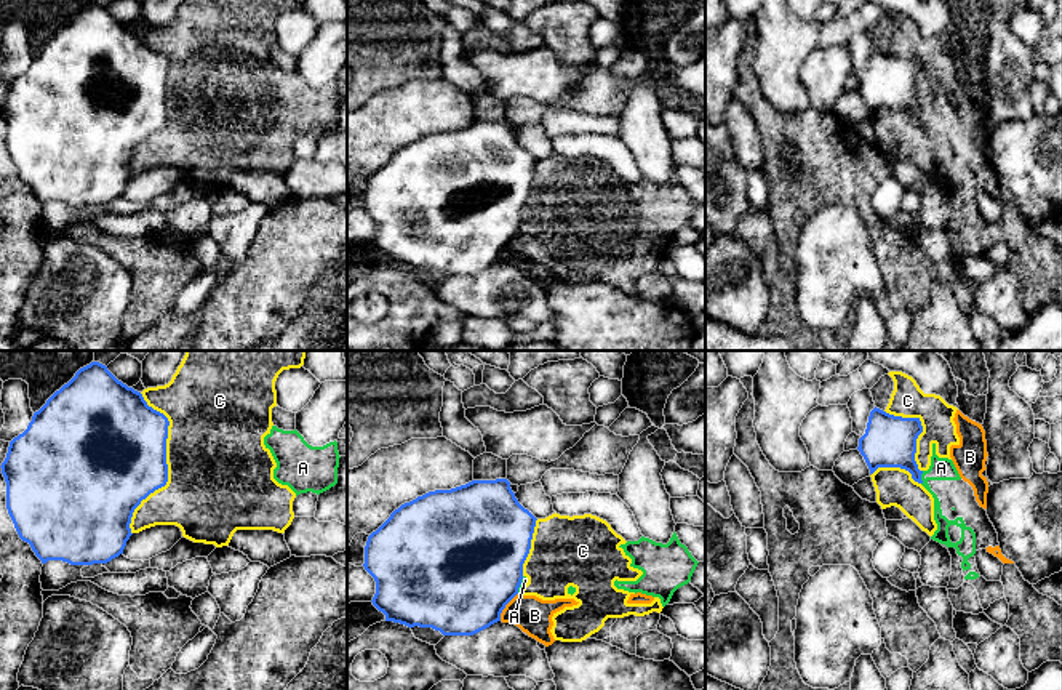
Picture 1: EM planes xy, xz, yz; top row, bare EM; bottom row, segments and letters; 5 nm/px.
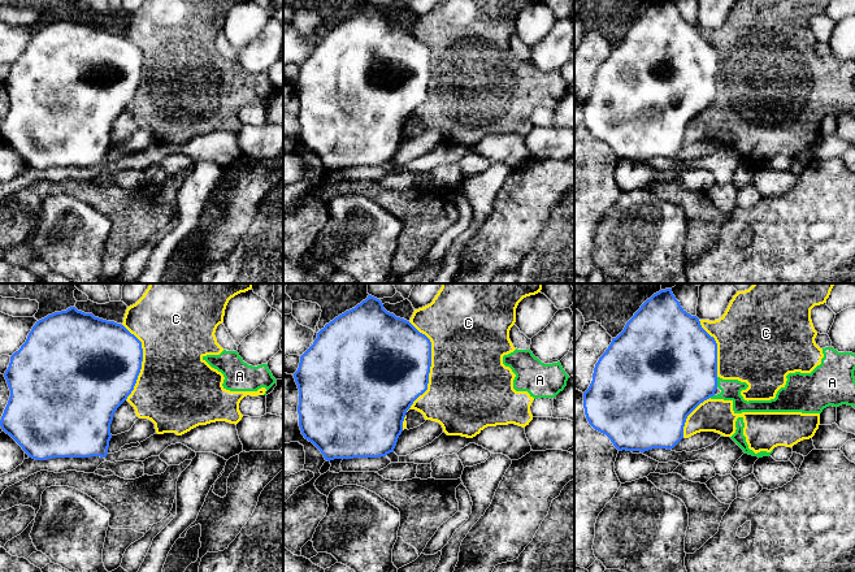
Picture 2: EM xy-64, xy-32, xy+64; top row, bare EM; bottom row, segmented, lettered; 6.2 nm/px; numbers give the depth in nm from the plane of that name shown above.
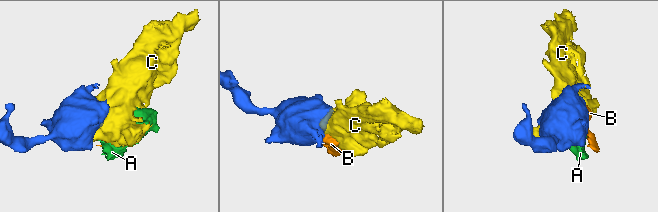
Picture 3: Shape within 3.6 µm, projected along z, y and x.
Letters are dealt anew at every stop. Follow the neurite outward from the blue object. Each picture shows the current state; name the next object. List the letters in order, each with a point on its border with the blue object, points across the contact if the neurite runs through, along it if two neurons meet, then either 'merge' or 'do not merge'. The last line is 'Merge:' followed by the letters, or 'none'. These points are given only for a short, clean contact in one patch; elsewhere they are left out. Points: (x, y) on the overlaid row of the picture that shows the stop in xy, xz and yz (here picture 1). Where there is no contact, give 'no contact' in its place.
A: yz (920, 477) | along yz (923, 471), (922, 484) | do not merge
B: xz (504, 607) | along xz (517, 593), (503, 610), (499, 620) | do not merge
C: xy (167, 465) | do not merge
Merge: none

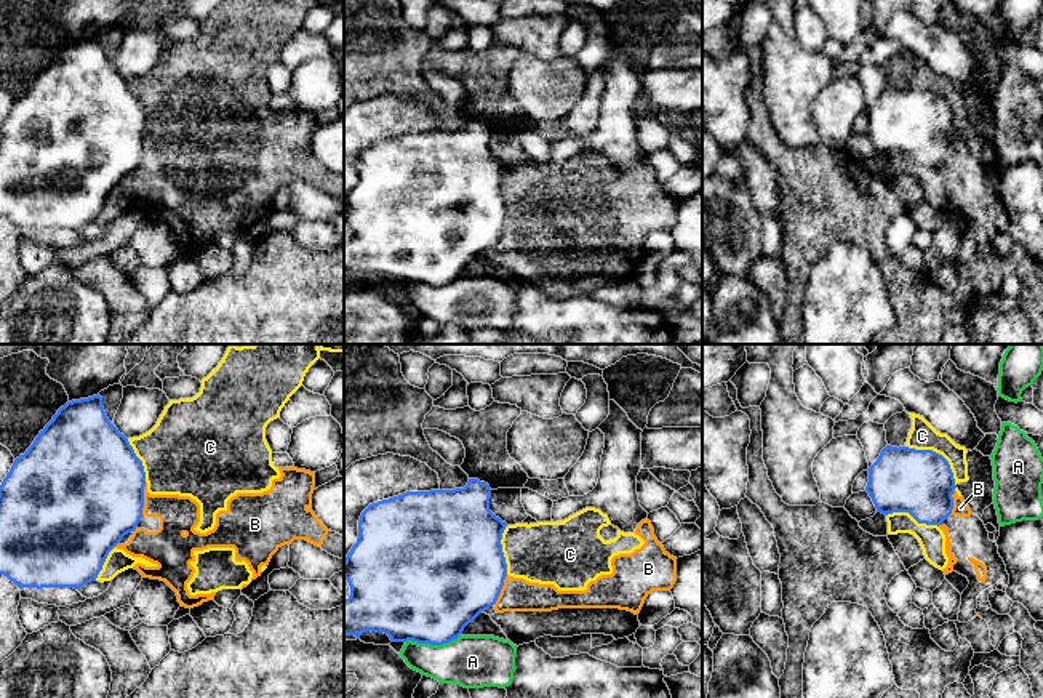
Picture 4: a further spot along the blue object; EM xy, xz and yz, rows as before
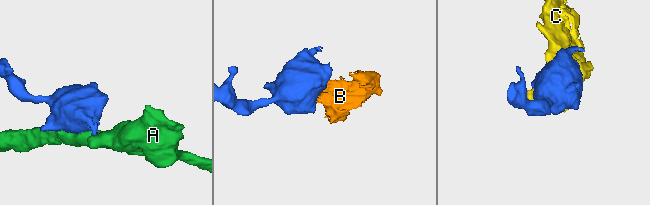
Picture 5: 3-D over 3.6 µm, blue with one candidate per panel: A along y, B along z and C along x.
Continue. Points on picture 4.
A: xz (432, 644) | do not merge
B: xy (143, 498) | along xy (146, 482), (141, 514) | do not merge
C: yz (941, 455) | do not merge
Merge: none

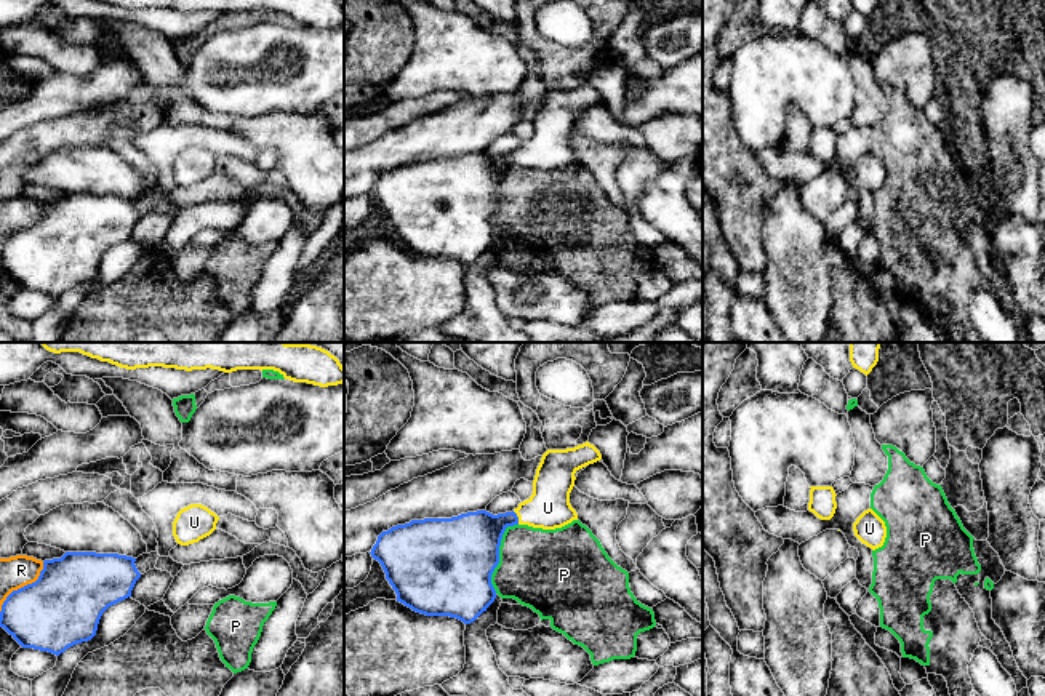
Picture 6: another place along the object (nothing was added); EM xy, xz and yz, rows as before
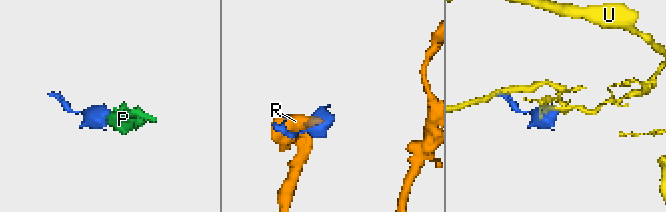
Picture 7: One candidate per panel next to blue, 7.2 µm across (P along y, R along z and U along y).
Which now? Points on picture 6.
P: xz (498, 556) | do not merge
R: xy (24, 586) | do not merge
U: xz (517, 517) | across xz (474, 538), (503, 520), (517, 517), (548, 508) | merge
Merge: U

